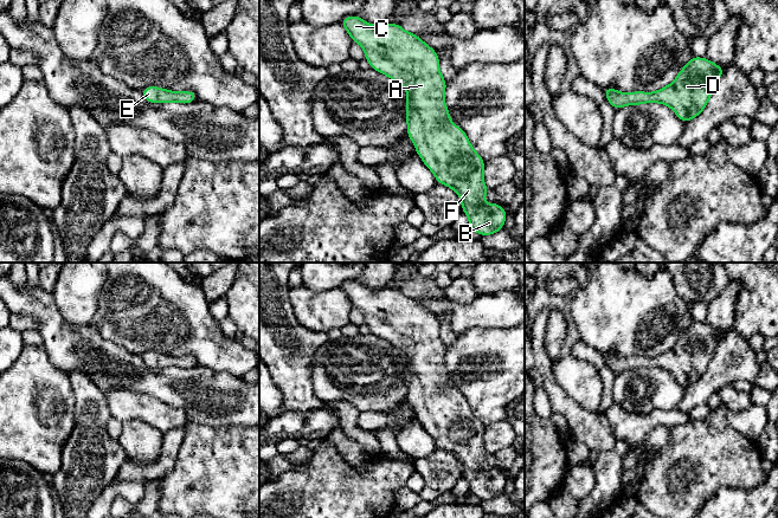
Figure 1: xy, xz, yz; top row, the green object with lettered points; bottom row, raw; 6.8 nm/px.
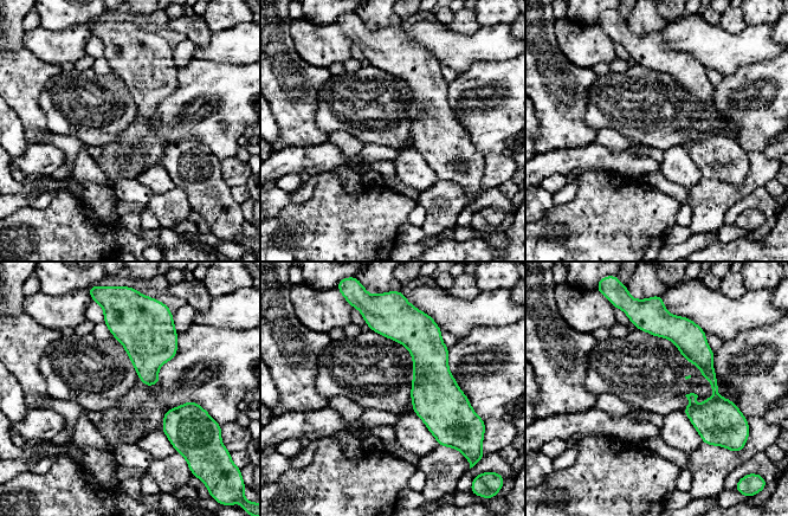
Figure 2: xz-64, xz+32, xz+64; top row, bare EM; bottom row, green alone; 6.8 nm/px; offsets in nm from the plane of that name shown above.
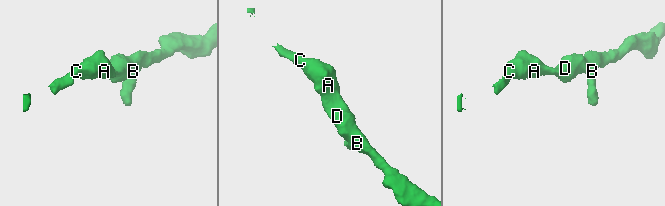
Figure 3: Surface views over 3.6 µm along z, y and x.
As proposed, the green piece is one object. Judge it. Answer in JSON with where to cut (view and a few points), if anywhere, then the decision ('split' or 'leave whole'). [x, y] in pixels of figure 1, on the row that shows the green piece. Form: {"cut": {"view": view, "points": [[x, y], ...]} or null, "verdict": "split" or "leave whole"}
{"cut": null, "verdict": "leave whole"}

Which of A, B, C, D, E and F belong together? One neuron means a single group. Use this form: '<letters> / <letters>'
A B C D E F

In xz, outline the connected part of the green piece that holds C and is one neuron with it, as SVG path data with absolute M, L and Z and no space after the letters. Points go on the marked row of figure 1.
M358 15L347 17L340 22L352 40L361 45L371 69L405 88L407 136L437 183L448 186L458 194L462 212L469 216L469 229L480 235L491 235L502 229L507 212L501 205L482 202L489 192L483 177L484 160L474 150L467 134L450 119L444 102L446 82L439 71L436 51L418 35L403 30L399 24L371 25Z

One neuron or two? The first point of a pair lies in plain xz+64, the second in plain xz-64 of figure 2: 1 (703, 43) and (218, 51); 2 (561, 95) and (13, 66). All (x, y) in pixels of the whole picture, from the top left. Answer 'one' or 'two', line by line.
1: one
2: one

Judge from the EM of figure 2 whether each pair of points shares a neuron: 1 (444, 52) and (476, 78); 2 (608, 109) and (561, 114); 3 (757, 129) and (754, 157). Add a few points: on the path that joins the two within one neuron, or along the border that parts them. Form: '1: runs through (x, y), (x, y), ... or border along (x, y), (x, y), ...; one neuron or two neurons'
1: border along (492, 60), (475, 62), (458, 73); two neurons
2: border along (592, 84), (588, 90), (585, 122), (596, 131); two neurons
3: border along (747, 152), (761, 153); two neurons

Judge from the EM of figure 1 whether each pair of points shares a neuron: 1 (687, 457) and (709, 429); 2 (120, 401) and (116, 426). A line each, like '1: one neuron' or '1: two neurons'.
1: one neuron
2: two neurons

